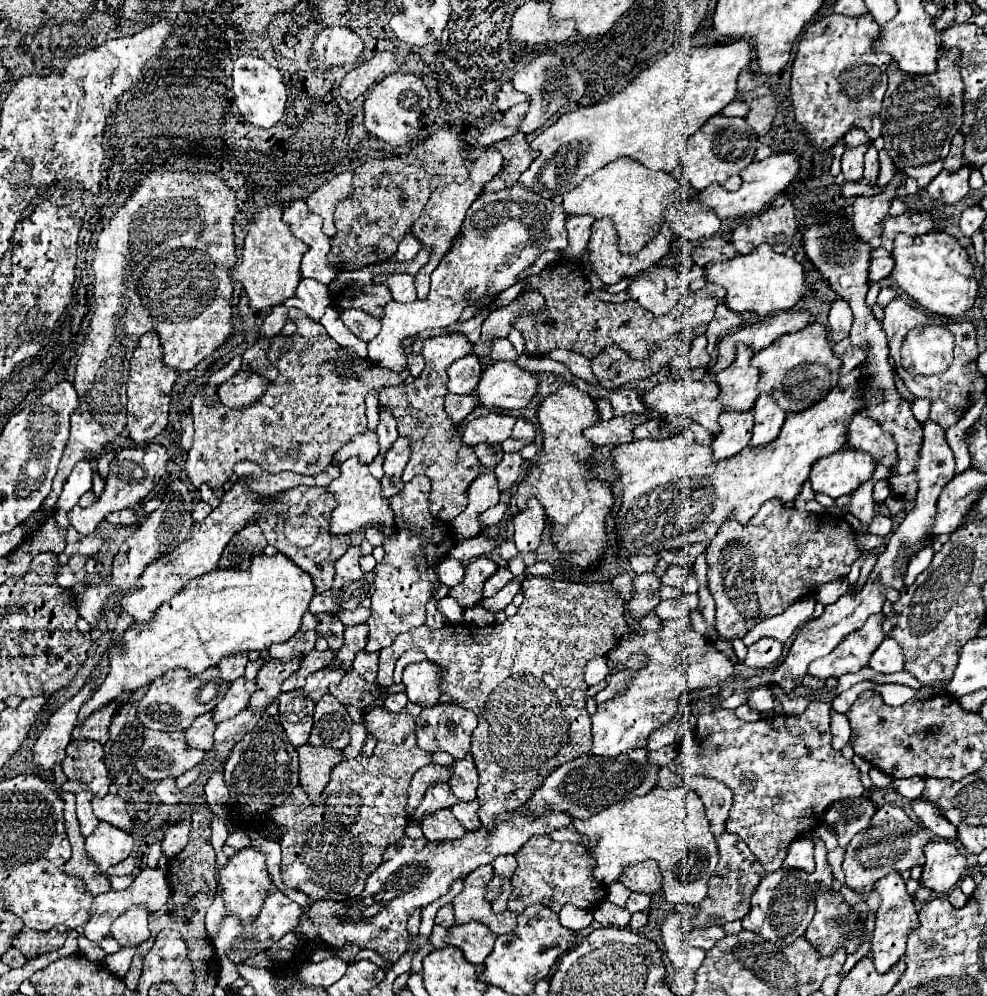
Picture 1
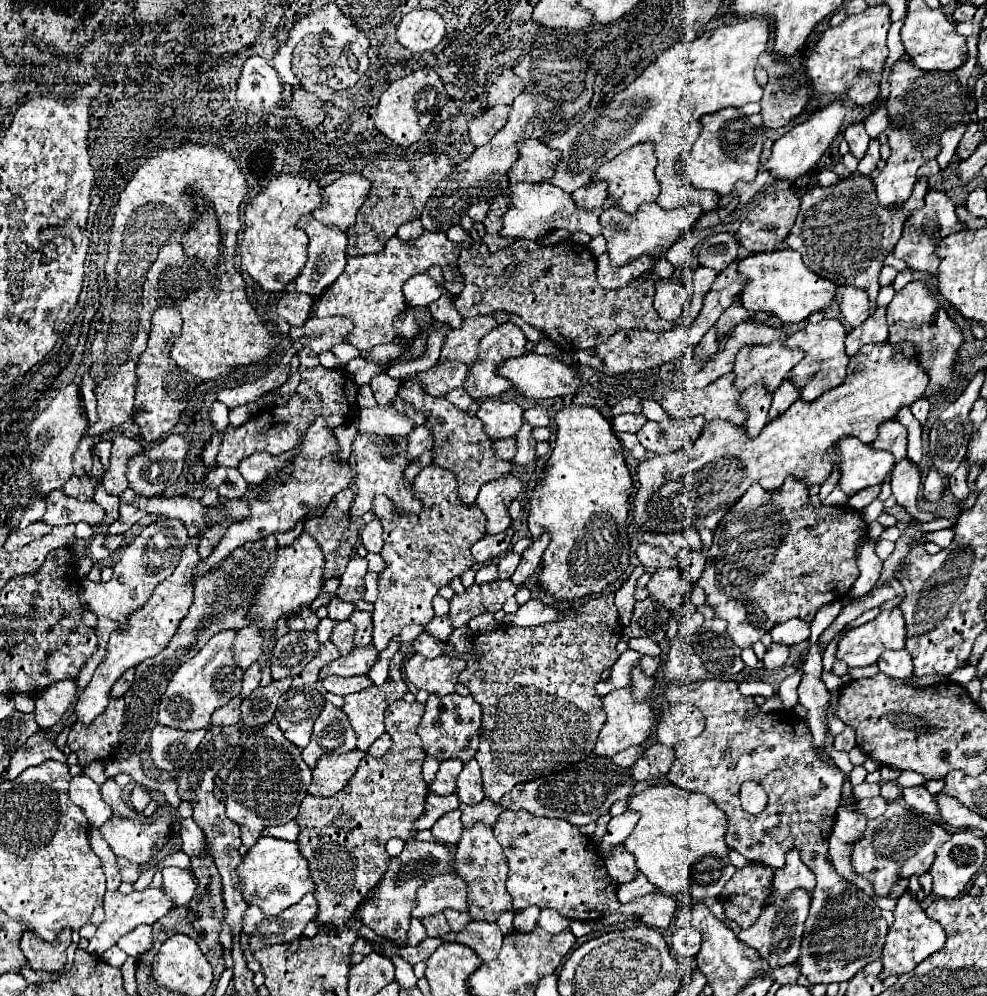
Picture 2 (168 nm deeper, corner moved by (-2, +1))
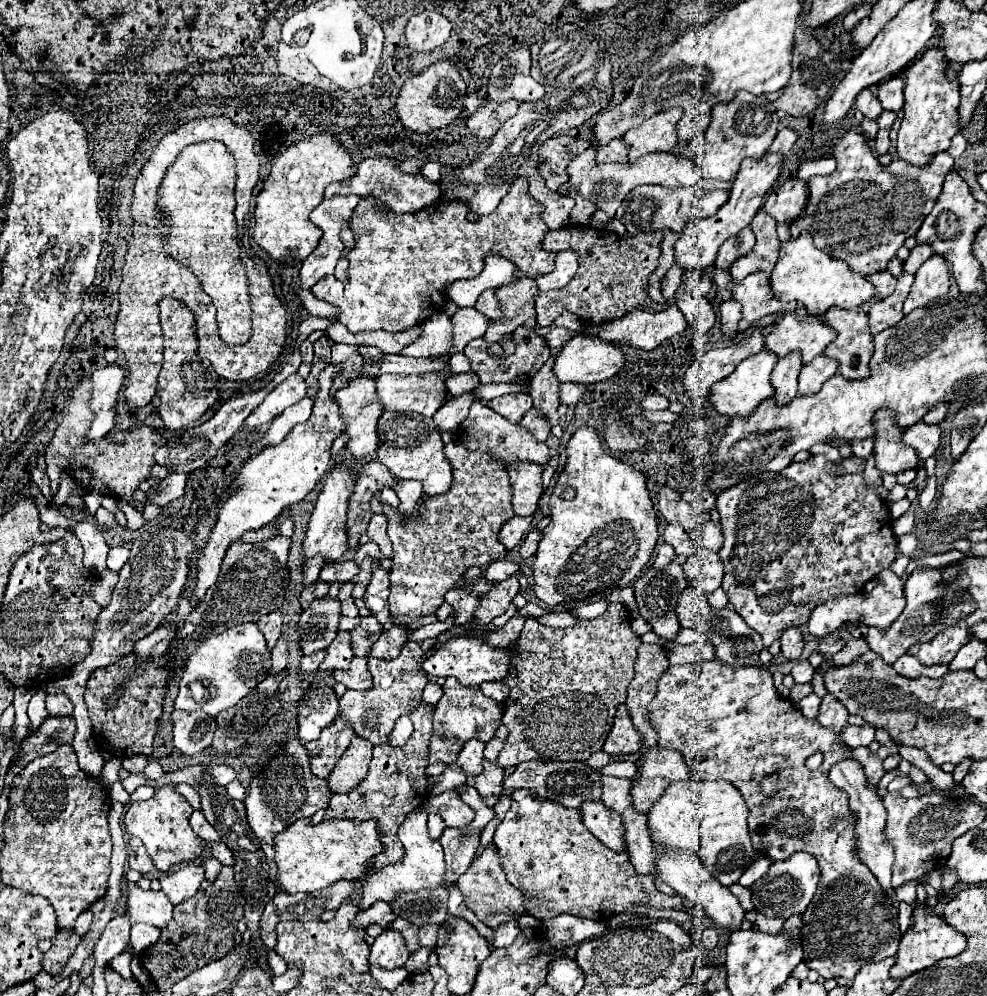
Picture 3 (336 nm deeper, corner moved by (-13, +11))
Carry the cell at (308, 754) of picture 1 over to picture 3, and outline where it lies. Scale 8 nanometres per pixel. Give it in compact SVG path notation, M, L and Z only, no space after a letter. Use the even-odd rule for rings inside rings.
M355 736L349 748L339 758L339 764L333 768L331 776L327 778L329 788L333 792L349 792L351 788L355 788L367 776L369 762L373 758L371 752L373 752L373 744L369 740Z

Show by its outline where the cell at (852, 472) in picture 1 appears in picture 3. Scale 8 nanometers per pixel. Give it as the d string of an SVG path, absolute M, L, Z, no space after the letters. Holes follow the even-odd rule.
M881 408L875 416L875 468L885 472L903 472L919 466L919 454L915 448L903 442L903 428L895 422L895 414Z

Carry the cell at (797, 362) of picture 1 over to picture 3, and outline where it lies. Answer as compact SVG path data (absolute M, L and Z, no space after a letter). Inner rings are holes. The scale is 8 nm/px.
M831 308L823 320L837 330L837 338L827 346L825 356L839 360L839 374L855 380L869 376L869 360L873 356L873 336L869 332L869 318L861 310Z

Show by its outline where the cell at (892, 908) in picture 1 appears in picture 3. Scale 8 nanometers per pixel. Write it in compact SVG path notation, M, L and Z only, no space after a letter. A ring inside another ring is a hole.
M919 906L915 912L913 912L913 918L915 918L915 926L911 930L907 930L907 934L901 938L901 944L899 944L899 952L897 952L897 962L895 966L891 968L891 978L893 980L903 980L919 970L925 970L929 966L933 966L935 962L943 960L943 958L951 958L951 956L957 956L965 950L967 946L967 940L963 934L959 934L957 930L953 930L943 918L939 918L937 914L927 914L925 912L925 906Z

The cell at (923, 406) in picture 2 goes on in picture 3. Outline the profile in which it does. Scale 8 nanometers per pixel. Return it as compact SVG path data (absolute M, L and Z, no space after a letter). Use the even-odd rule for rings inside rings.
M939 404L939 406L935 406L935 408L923 418L923 422L927 422L927 424L939 424L939 422L945 420L947 412L949 412L949 404Z

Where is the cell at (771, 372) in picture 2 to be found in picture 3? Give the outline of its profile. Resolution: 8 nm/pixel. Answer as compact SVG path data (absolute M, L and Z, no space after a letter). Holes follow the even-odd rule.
M805 307L798 308L773 324L765 336L765 346L777 356L785 356L795 348L801 350L803 362L811 362L821 356L823 350L837 338L835 330L827 326L821 318L811 316Z

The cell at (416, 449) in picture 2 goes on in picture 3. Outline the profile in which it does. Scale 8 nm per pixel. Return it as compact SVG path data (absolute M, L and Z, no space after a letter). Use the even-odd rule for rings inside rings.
M465 392L457 398L451 398L435 416L435 424L441 428L441 432L445 430L457 430L459 424L467 418L471 404L475 402L475 392Z

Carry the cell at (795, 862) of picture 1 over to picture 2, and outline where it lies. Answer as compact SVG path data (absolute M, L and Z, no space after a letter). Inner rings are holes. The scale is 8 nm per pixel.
M792 848L786 854L784 868L774 870L774 876L772 876L772 892L788 894L794 888L814 890L814 882L816 882L816 878L812 874L812 870L808 870L804 866L804 862L800 860L800 852Z

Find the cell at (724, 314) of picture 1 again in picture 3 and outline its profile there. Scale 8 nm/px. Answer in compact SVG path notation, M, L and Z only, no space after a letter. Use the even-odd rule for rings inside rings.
M755 272L741 282L733 284L733 300L741 302L743 318L739 322L739 332L751 328L759 318L777 312L791 312L795 310L795 302L779 302L773 296L769 274Z

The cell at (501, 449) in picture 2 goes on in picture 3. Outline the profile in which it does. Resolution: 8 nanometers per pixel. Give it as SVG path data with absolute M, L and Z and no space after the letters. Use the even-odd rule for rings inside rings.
M531 408L531 410L523 416L523 420L521 420L519 424L521 424L523 428L527 428L539 442L545 442L547 436L549 436L549 432L551 432L549 420L547 420L543 414L539 414L535 408Z

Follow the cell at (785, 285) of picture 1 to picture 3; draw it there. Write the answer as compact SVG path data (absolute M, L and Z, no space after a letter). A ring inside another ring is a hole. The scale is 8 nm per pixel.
M809 232L801 234L797 240L781 242L779 260L771 274L771 288L775 298L783 302L799 302L811 312L811 316L821 316L833 306L843 310L857 310L861 304L875 296L875 286L869 284L865 276L853 272L847 262L835 260L821 252Z

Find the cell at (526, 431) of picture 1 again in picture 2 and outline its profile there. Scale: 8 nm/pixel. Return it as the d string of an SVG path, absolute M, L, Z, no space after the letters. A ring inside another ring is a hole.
M544 406L528 408L528 410L524 412L524 420L526 420L532 428L536 428L536 426L548 426L548 422L550 422L550 418L548 418L548 410L546 410Z

